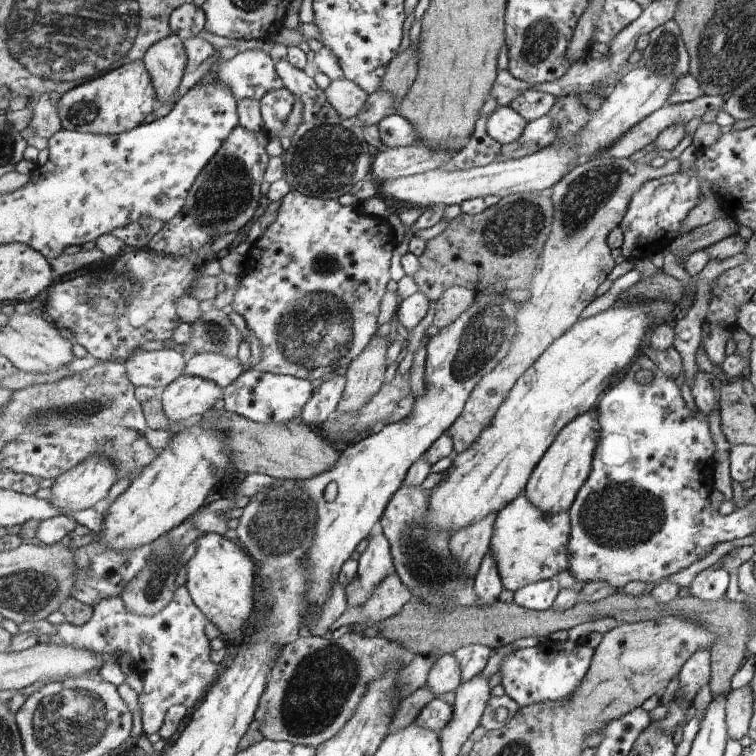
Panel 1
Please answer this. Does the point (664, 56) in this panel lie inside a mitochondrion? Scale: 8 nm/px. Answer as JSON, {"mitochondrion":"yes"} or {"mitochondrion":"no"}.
{"mitochondrion":"yes"}

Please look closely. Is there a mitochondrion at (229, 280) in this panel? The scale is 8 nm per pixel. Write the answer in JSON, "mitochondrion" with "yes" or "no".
{"mitochondrion":"no"}

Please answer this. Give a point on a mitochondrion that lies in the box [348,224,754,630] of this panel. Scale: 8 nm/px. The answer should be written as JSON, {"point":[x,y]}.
{"point":[617,516]}

